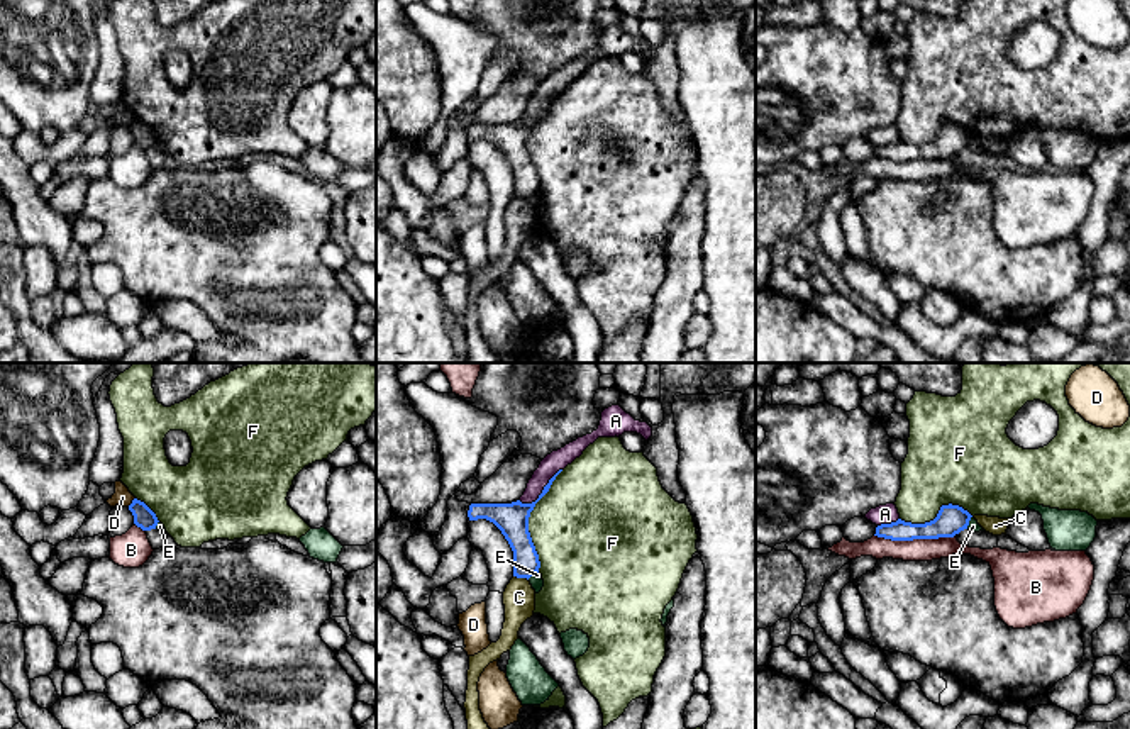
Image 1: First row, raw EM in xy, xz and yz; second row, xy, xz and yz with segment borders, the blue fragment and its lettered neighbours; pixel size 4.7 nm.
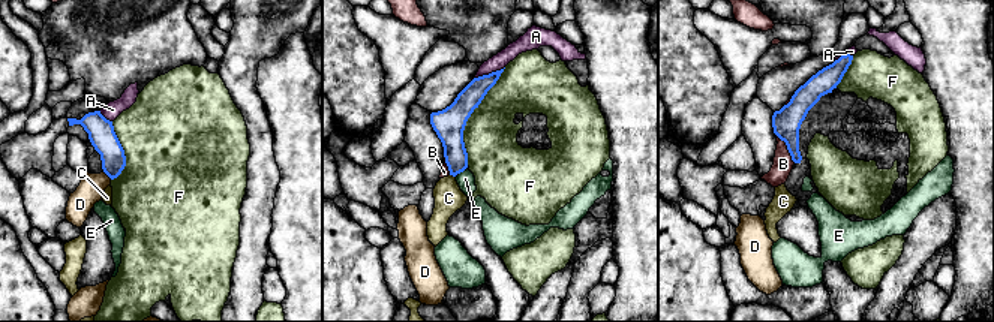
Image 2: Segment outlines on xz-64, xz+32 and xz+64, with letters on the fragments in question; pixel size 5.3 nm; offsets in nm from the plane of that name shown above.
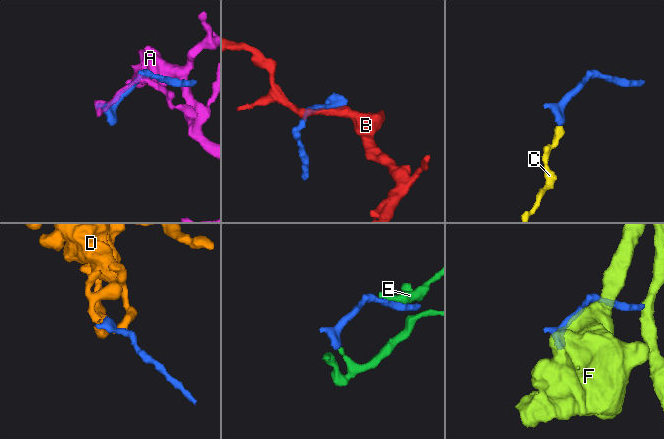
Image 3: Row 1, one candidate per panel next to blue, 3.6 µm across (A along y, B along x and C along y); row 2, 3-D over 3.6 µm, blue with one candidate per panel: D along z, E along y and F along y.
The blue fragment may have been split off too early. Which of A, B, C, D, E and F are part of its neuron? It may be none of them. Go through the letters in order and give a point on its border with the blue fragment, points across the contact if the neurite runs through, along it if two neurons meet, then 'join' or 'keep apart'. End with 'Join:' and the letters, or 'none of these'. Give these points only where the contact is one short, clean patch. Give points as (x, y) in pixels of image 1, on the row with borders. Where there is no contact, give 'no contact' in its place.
A: meets blue in xz at (542, 492); keep apart
B: meets blue in yz at (915, 538); border along yz (875, 534), (885, 539), (937, 539), (954, 536); keep apart
C: meets blue in xz at (520, 577); border along xz (514, 575), (527, 580); keep apart
D: meets blue in xy at (132, 502); border along xy (134, 497), (127, 506); keep apart
E: meets blue in xz at (532, 575); keep apart
F: meets blue in xz at (527, 521); keep apart
Join: none of these

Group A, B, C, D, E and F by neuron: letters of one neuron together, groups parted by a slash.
A / B / C / D / E / F

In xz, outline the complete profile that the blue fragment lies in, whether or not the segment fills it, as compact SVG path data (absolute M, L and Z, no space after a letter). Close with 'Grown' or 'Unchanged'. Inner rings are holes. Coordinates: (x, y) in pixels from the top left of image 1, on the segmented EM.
M559 470L544 487L539 498L532 504L520 500L512 504L471 504L468 510L469 520L486 519L493 522L513 551L513 576L530 578L539 573L540 561L529 532L529 517L535 504L549 492L552 481L561 473Z. Unchanged

